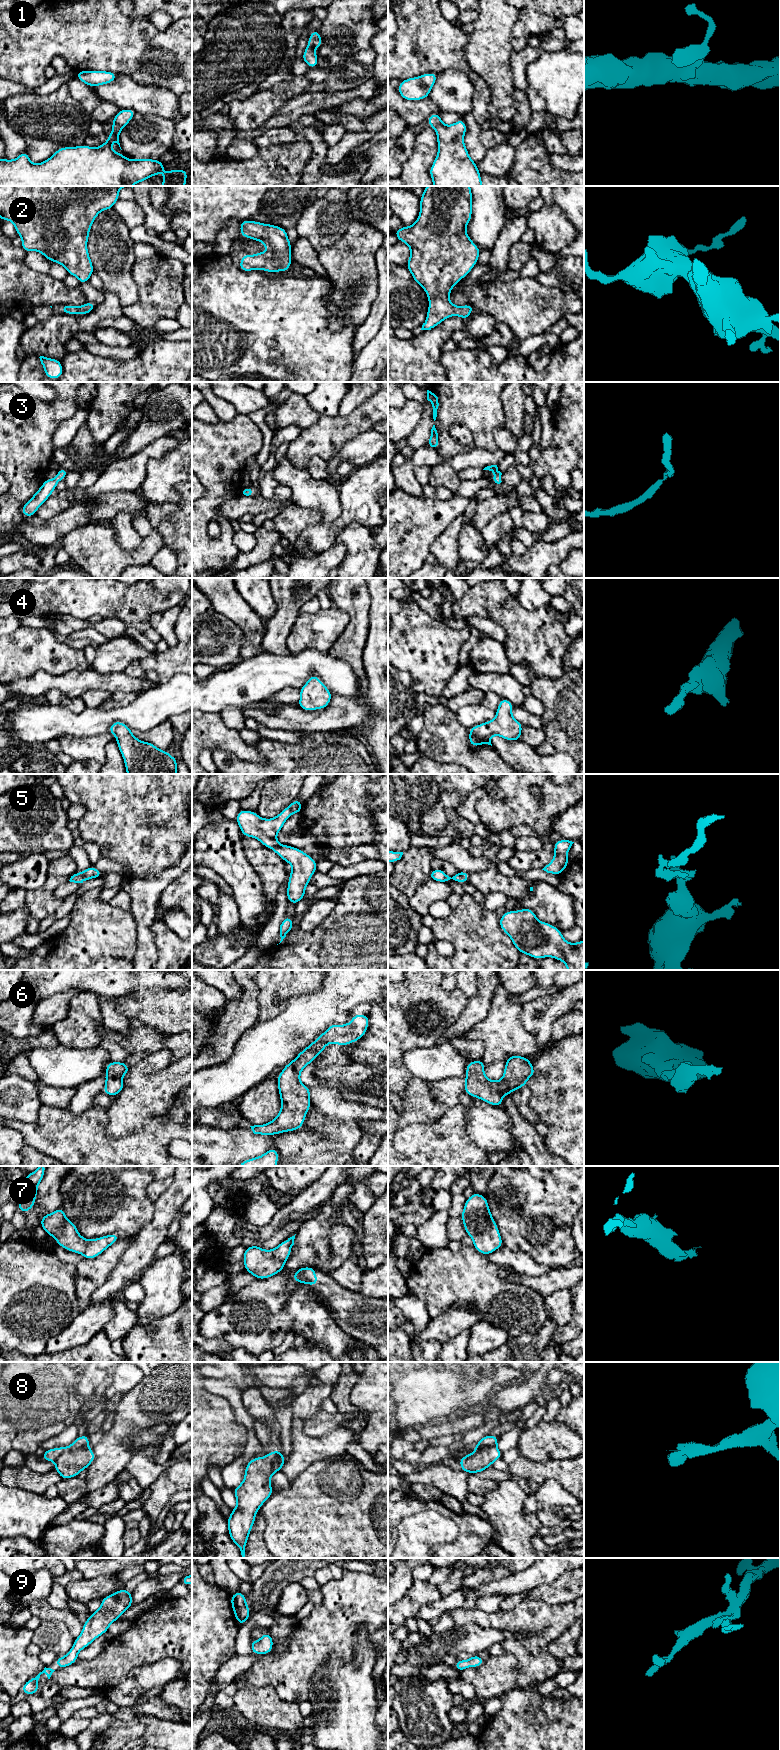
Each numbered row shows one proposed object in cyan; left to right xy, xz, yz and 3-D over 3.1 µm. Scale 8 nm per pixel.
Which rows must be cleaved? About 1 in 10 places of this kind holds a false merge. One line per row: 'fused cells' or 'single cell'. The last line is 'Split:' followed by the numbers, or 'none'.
1: single cell
2: single cell
3: single cell
4: single cell
5: single cell
6: single cell
7: single cell
8: fused cells
9: single cell
Split: 8

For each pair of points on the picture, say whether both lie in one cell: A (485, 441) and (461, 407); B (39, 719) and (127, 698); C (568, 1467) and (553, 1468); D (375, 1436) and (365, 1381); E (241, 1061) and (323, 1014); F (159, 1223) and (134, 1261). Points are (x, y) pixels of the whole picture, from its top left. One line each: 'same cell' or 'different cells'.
A: same cell
B: different cells
C: same cell
D: same cell
E: same cell
F: same cell

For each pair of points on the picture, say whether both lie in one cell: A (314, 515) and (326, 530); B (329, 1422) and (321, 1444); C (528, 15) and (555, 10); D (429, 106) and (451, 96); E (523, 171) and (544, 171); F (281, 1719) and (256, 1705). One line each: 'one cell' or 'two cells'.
A: two cells
B: two cells
C: one cell
D: two cells
E: one cell
F: one cell

